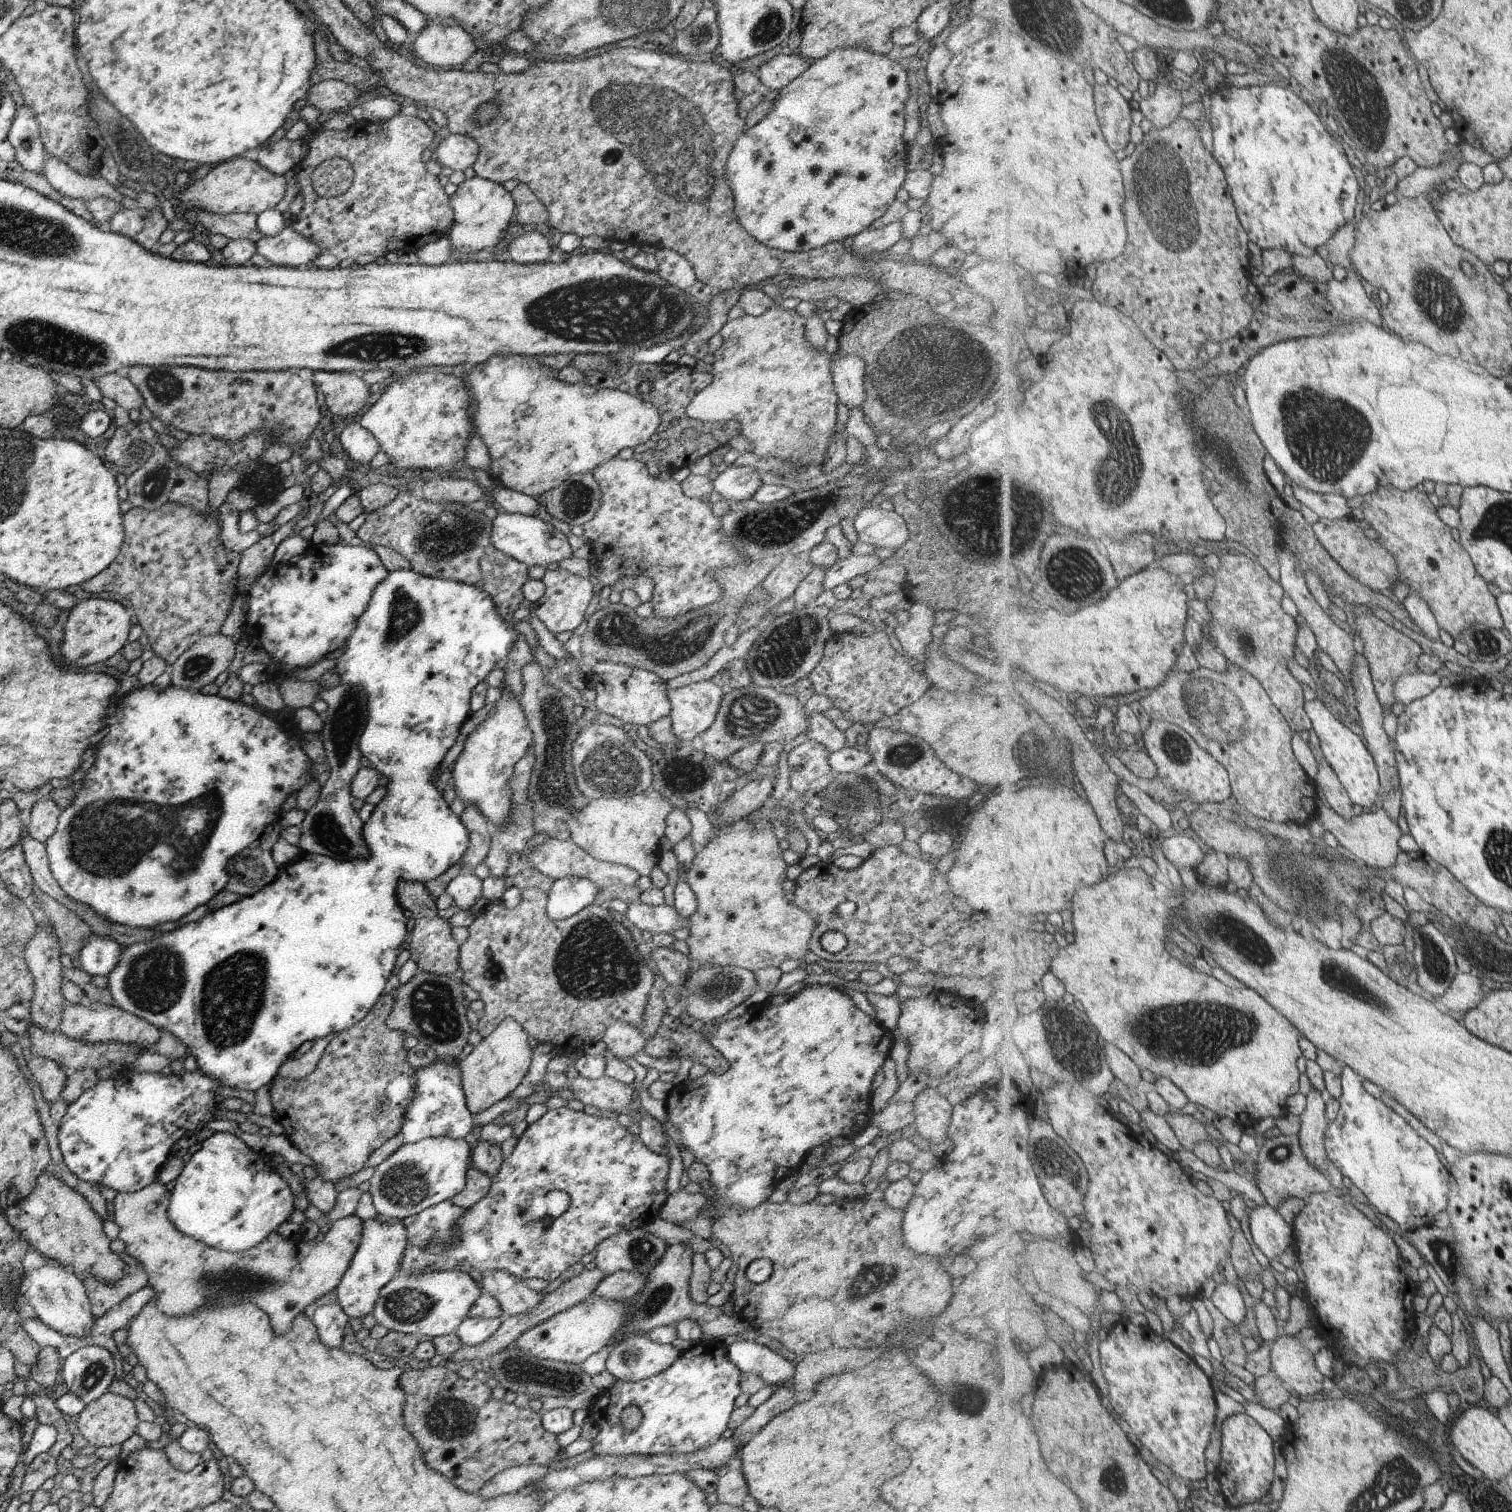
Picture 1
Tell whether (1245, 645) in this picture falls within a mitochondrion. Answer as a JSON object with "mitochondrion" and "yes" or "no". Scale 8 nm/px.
{"mitochondrion":"yes"}

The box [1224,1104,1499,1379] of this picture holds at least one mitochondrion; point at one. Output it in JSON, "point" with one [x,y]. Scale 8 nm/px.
{"point":[1445,1251]}

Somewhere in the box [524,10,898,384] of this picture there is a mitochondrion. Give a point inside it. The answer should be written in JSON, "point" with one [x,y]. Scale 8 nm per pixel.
{"point":[680,145]}

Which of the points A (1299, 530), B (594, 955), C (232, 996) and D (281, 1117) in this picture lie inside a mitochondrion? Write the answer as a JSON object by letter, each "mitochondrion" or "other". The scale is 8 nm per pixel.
{"A":"other","B":"mitochondrion","C":"mitochondrion","D":"other"}

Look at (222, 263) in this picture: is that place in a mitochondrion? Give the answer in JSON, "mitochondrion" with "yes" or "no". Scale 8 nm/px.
{"mitochondrion":"no"}

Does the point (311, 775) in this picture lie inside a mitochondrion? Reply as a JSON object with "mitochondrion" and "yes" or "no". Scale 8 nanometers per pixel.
{"mitochondrion":"no"}

